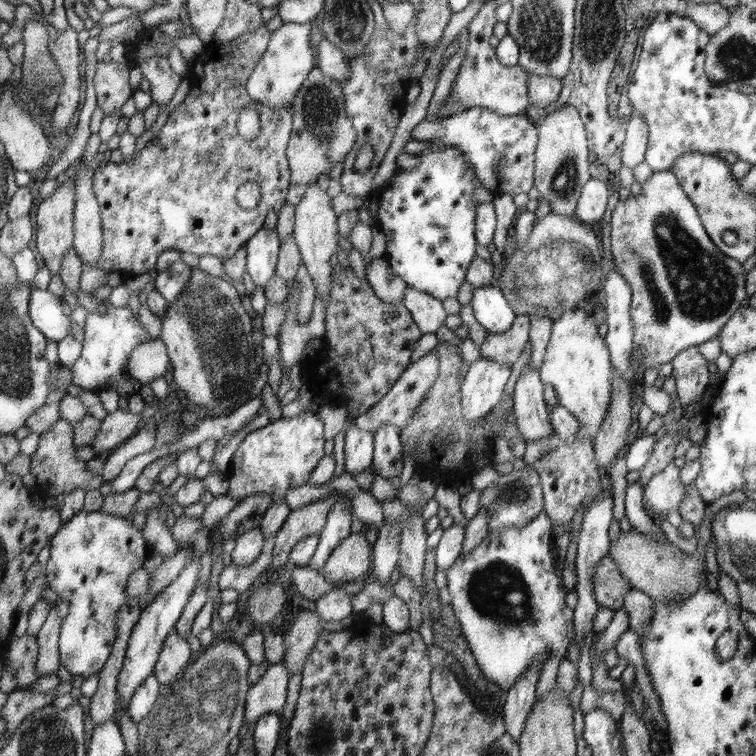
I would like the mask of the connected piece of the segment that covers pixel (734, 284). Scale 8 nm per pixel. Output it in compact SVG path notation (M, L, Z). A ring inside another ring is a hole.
M672 170L653 171L652 176L641 184L638 195L631 194L616 205L610 224L615 268L622 273L632 289L632 346L634 351L640 349L643 352L641 360L638 360L642 368L659 368L690 346L698 347L704 342L717 339L733 314L745 305L748 296L742 264L724 254L712 242L703 219L699 217L698 208Z

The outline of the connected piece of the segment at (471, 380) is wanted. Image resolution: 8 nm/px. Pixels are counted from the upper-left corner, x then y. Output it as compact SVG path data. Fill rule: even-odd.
M482 356L468 365L469 370L460 390L460 405L464 419L474 423L486 417L503 400L512 367L500 365Z

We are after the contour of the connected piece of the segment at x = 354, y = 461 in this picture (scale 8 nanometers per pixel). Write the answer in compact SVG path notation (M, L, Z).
M354 424L347 430L344 437L344 470L346 474L354 475L364 472L373 463L372 433L358 429Z

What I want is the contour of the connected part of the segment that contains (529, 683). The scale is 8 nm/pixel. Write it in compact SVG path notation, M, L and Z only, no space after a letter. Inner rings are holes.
M535 662L531 668L525 670L523 676L517 680L517 684L511 686L506 694L504 709L502 710L504 712L504 724L506 732L516 742L519 742L526 719L535 703L539 674L539 662Z

